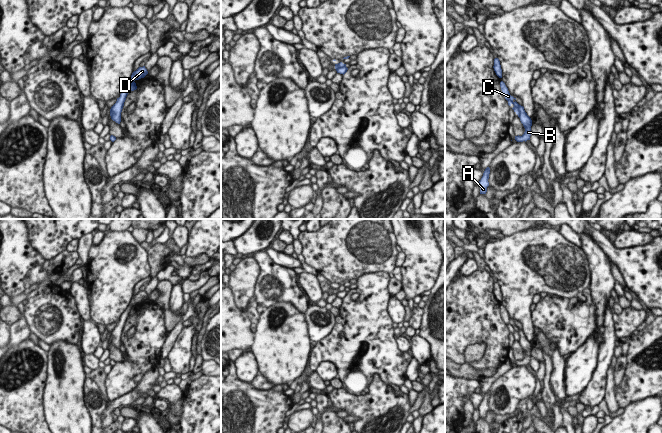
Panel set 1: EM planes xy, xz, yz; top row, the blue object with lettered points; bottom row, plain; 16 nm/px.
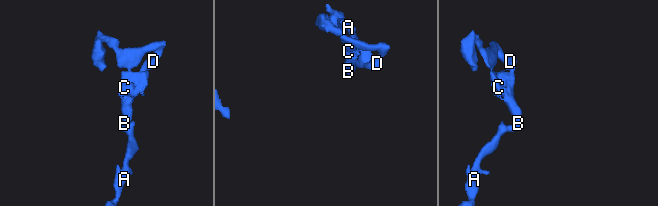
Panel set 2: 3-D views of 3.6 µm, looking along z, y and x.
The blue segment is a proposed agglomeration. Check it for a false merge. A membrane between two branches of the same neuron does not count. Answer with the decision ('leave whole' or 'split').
leave whole

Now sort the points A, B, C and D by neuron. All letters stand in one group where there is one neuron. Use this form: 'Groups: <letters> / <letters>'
Groups: A B C D

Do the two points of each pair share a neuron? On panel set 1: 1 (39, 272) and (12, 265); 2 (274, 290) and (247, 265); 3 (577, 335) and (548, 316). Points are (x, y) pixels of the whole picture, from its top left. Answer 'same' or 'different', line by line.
1: different
2: different
3: same

